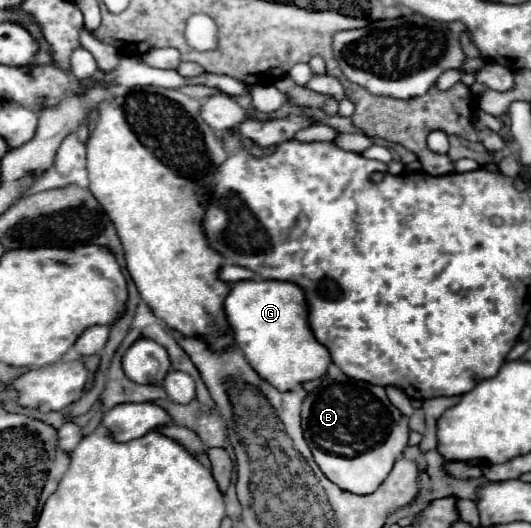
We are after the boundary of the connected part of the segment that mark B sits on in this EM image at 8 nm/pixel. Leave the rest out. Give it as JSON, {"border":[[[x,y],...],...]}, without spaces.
{"border":[[[325,375],[319,383],[319,387],[307,395],[303,401],[303,411],[301,411],[301,425],[303,425],[303,435],[305,441],[319,465],[319,469],[325,473],[329,481],[339,485],[341,489],[349,493],[359,493],[359,495],[369,495],[373,493],[391,473],[391,467],[395,459],[403,453],[407,447],[409,439],[409,425],[407,417],[399,413],[399,409],[387,399],[385,389],[379,385],[371,385],[365,381],[355,381],[349,379],[347,375]]]}

